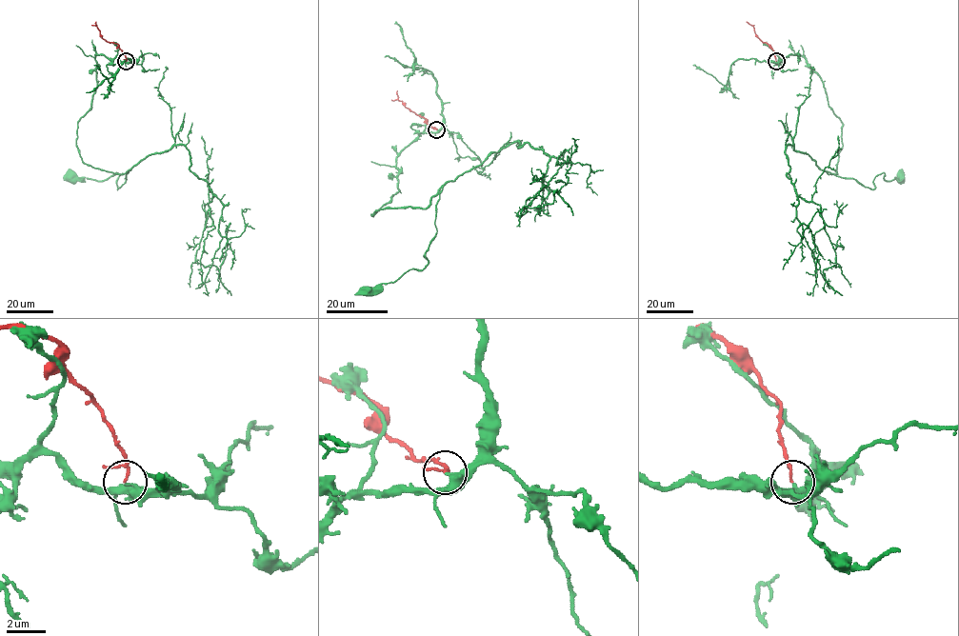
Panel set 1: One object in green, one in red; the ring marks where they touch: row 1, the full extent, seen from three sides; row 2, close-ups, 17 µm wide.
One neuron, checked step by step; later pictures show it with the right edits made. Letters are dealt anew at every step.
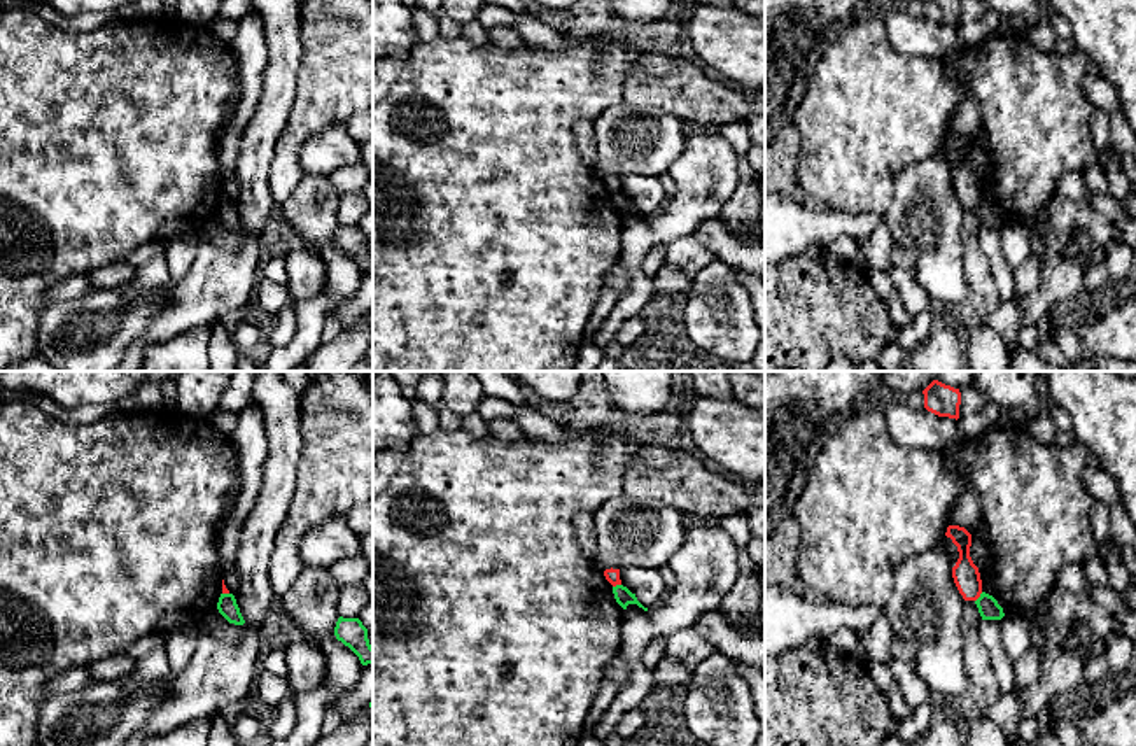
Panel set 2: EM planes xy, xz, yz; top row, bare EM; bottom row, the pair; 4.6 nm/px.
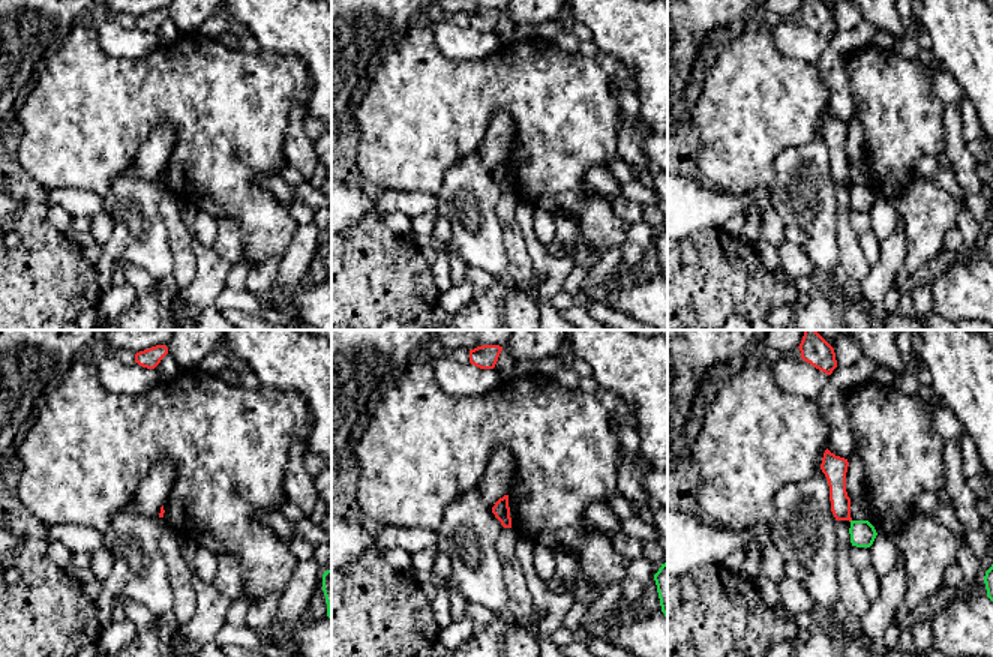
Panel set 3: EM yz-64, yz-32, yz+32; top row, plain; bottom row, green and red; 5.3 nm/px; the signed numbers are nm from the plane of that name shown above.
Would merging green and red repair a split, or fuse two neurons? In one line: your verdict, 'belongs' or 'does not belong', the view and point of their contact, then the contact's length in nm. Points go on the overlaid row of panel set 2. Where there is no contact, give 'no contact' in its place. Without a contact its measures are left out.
does not belong; meets green in yz at (979, 598); contact 60 nm long

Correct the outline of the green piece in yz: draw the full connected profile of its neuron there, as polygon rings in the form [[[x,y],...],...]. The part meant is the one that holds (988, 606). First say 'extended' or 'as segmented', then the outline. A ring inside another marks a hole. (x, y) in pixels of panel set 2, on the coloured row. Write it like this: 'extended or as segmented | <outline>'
as segmented | [[[985,592],[980,594],[975,604],[982,620],[1001,620],[1005,616],[1003,608],[998,604],[998,601]]]

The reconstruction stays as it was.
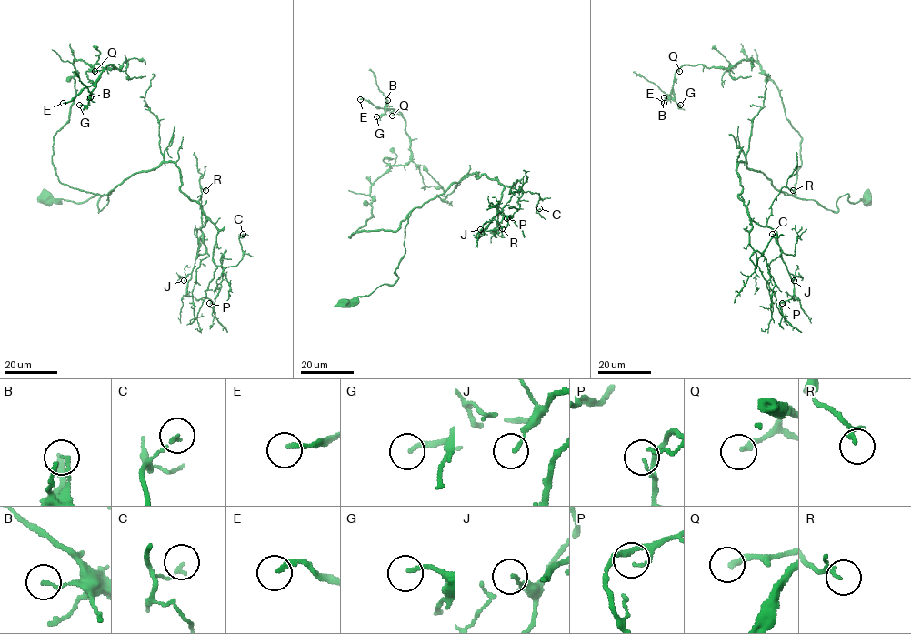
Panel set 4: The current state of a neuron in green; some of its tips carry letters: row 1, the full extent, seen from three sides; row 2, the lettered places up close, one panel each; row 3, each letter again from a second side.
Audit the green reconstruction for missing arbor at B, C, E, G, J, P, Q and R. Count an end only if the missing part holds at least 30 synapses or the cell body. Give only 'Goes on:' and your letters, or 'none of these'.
Goes on: E, G, Q

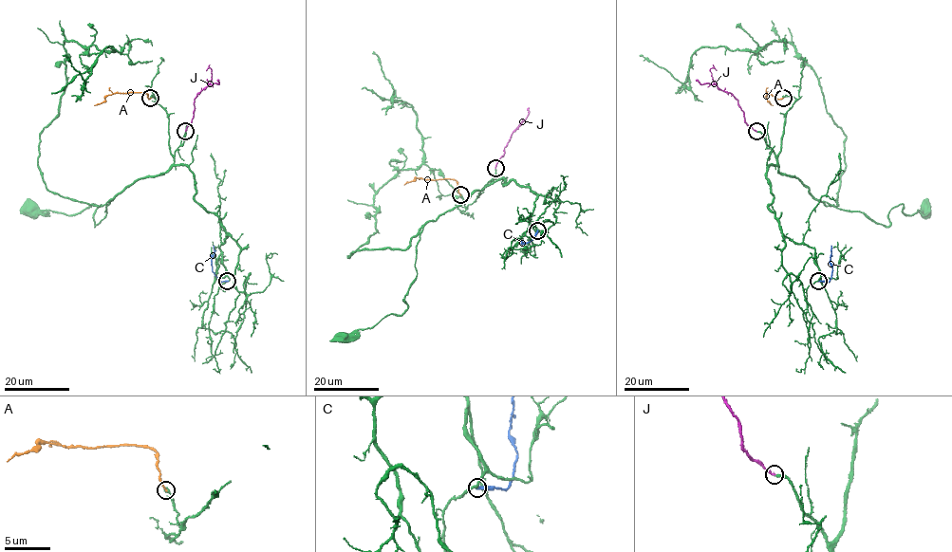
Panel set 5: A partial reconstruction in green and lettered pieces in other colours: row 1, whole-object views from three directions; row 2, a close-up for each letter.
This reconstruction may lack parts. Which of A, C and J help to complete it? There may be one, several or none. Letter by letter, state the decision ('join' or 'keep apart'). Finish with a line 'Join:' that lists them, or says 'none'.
A: keep apart
C: keep apart
J: join
Join: J

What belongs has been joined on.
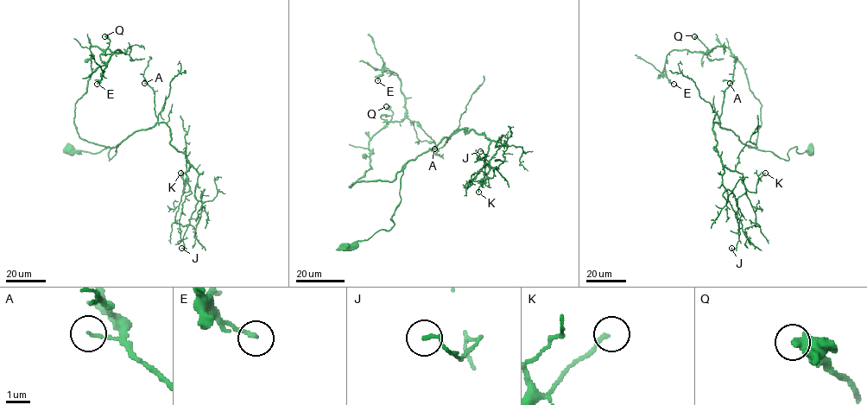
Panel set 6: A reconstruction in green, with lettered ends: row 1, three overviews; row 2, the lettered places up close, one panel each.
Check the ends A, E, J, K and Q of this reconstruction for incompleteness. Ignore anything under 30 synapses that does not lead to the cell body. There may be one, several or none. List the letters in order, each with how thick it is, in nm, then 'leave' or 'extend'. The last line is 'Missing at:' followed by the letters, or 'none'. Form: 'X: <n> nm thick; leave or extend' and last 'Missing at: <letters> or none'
A: 100 nm thick; leave
E: 140 nm thick; leave
J: 130 nm thick; leave
K: 160 nm thick; leave
Q: 500 nm thick; leave
Missing at: none

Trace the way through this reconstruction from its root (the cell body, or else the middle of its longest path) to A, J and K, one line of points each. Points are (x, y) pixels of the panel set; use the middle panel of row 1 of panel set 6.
A: (344, 247), (390, 230), (401, 199), (405, 165), (451, 136), (434, 148)
J: (344, 247), (394, 224), (408, 161), (464, 129), (490, 141), (490, 169), (477, 159), (485, 155), (480, 151)
K: (344, 247), (389, 230), (405, 165), (464, 129), (490, 141), (484, 161), (490, 170), (478, 192)

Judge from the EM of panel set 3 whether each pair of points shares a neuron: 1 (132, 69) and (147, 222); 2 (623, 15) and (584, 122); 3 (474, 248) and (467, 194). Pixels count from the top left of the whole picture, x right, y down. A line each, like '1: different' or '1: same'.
1: different
2: different
3: same

